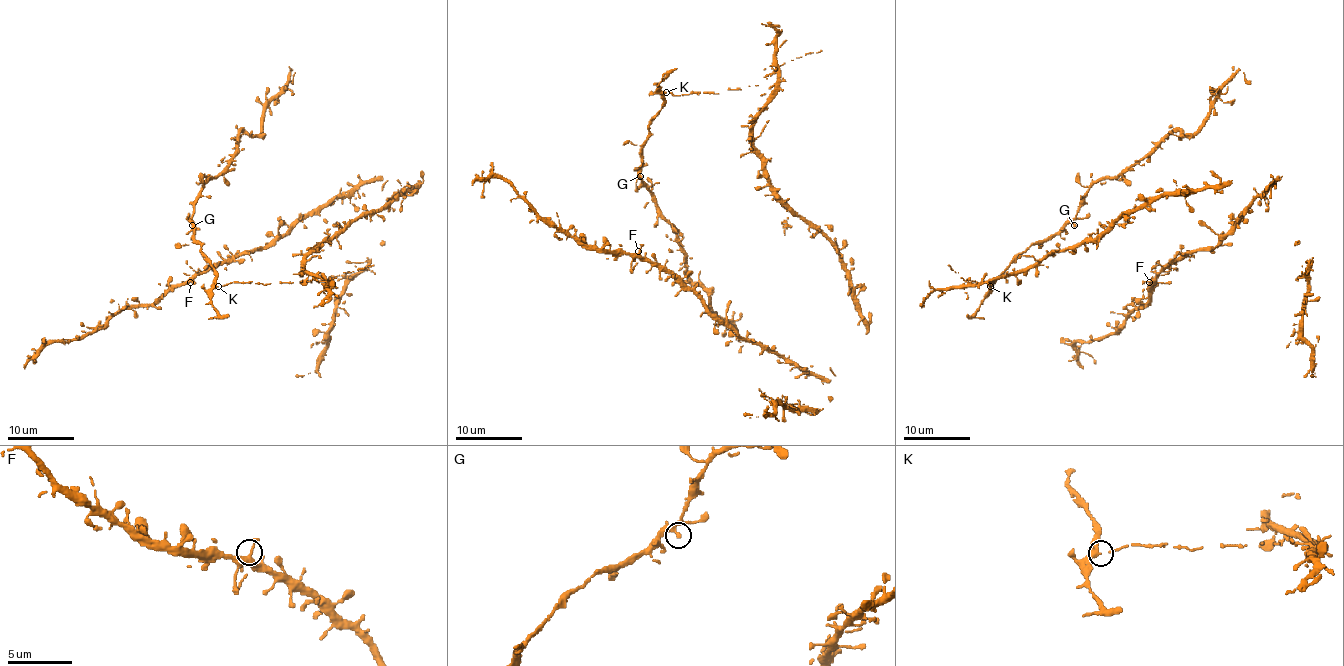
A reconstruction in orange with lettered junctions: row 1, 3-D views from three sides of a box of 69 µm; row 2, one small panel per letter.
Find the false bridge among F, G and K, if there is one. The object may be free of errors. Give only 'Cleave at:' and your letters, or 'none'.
Cleave at: K

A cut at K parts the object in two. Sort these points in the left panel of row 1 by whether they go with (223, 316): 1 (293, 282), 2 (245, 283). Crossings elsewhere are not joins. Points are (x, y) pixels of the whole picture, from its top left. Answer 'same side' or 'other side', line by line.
1: other side
2: other side

